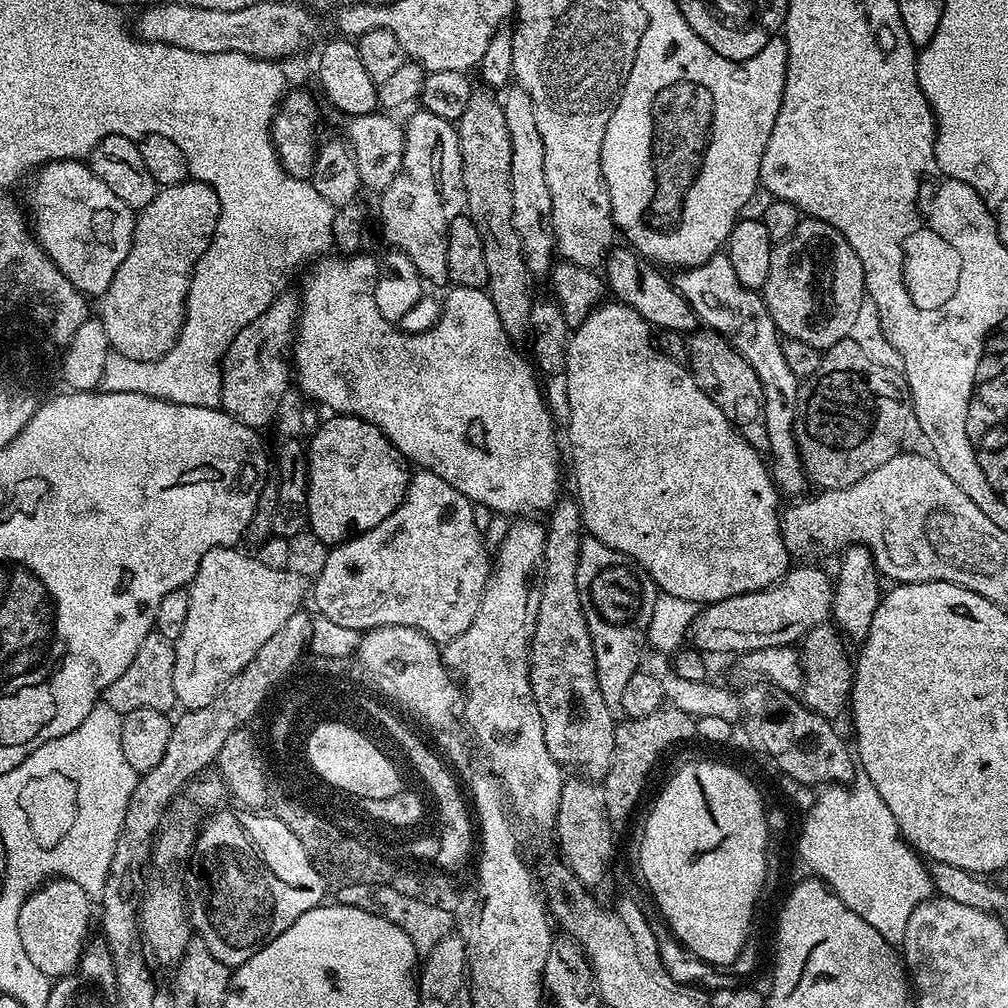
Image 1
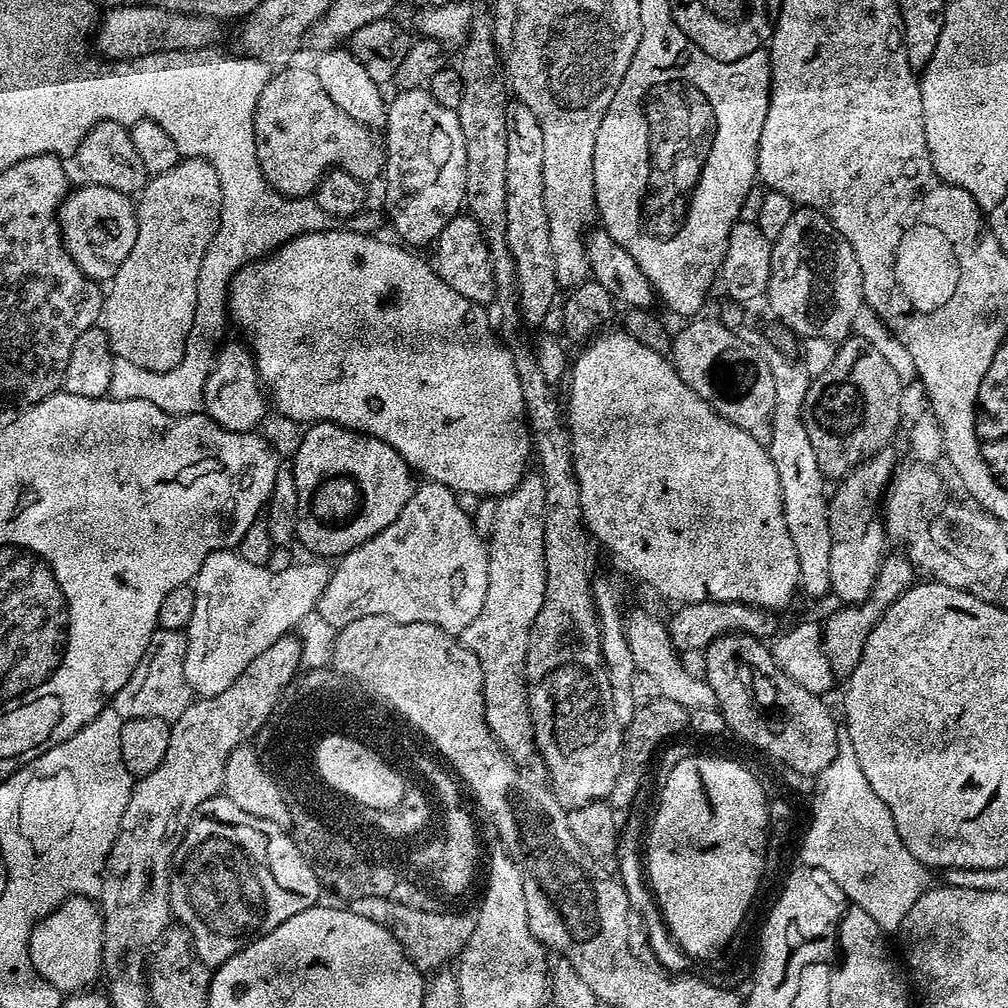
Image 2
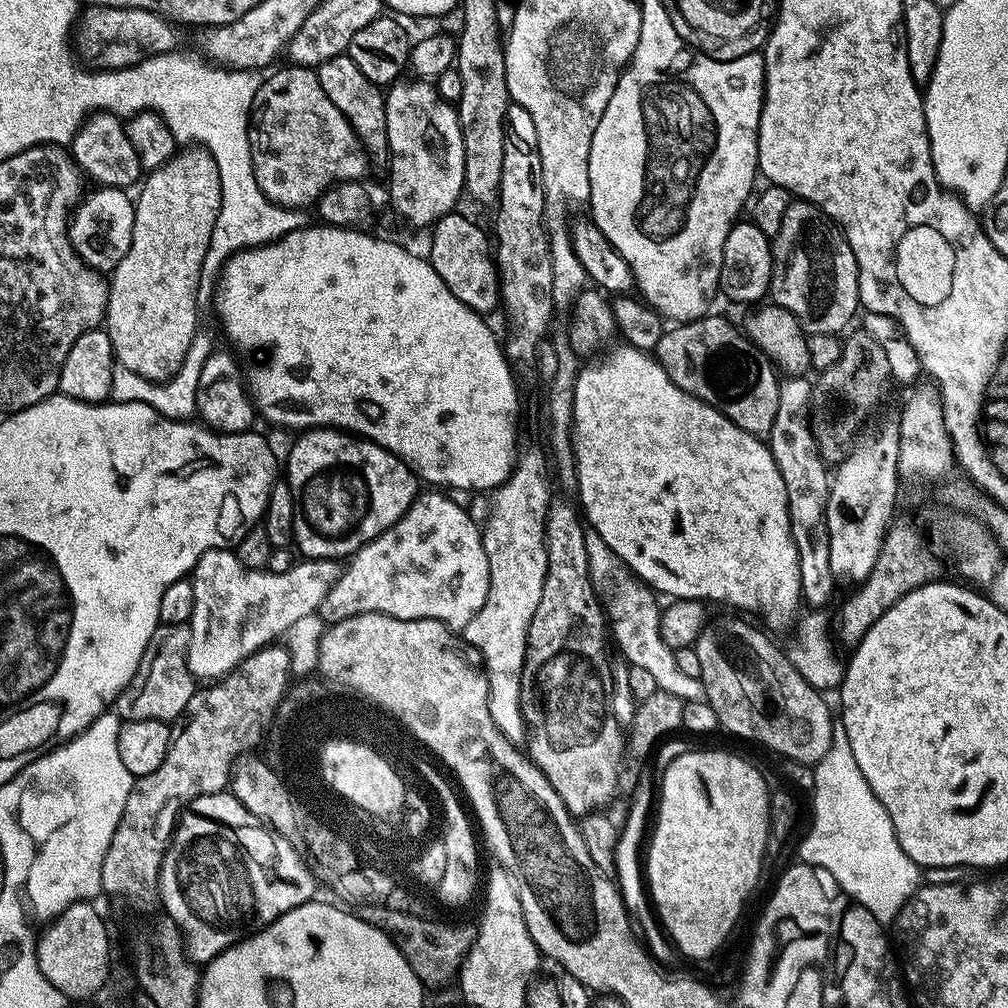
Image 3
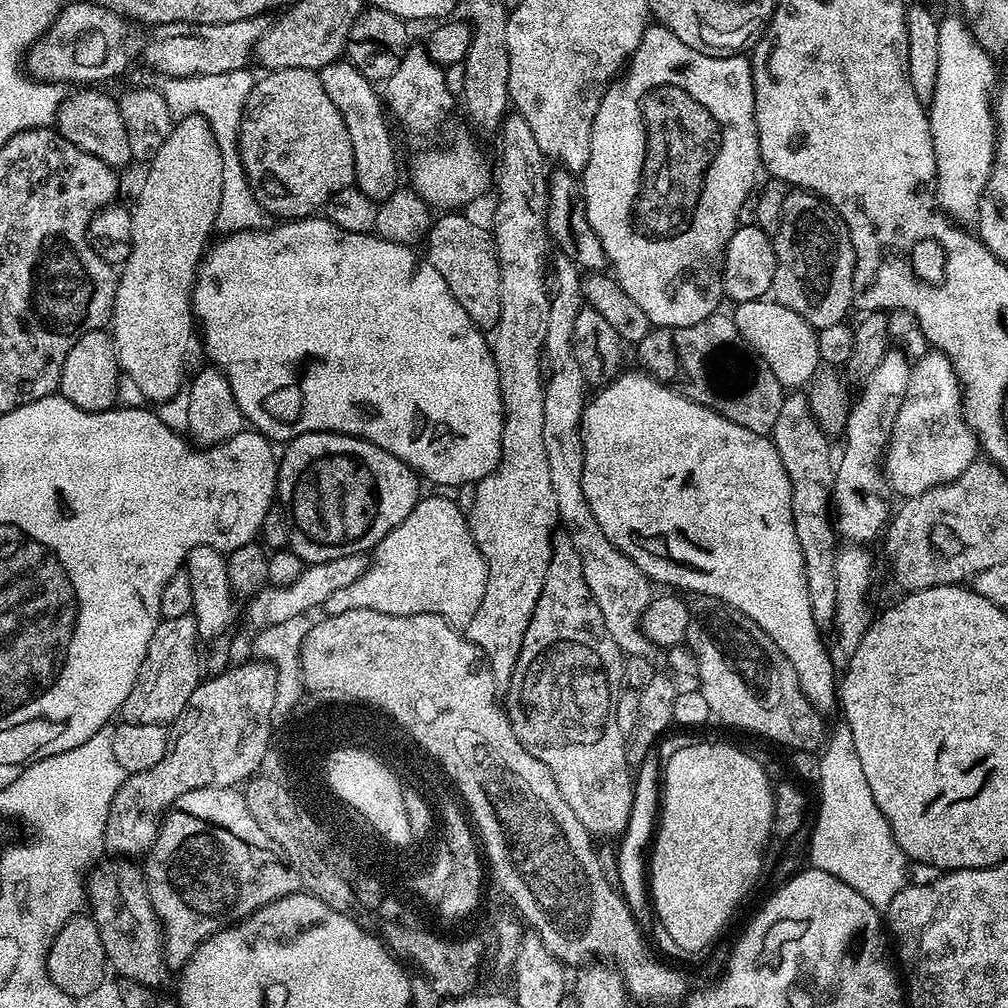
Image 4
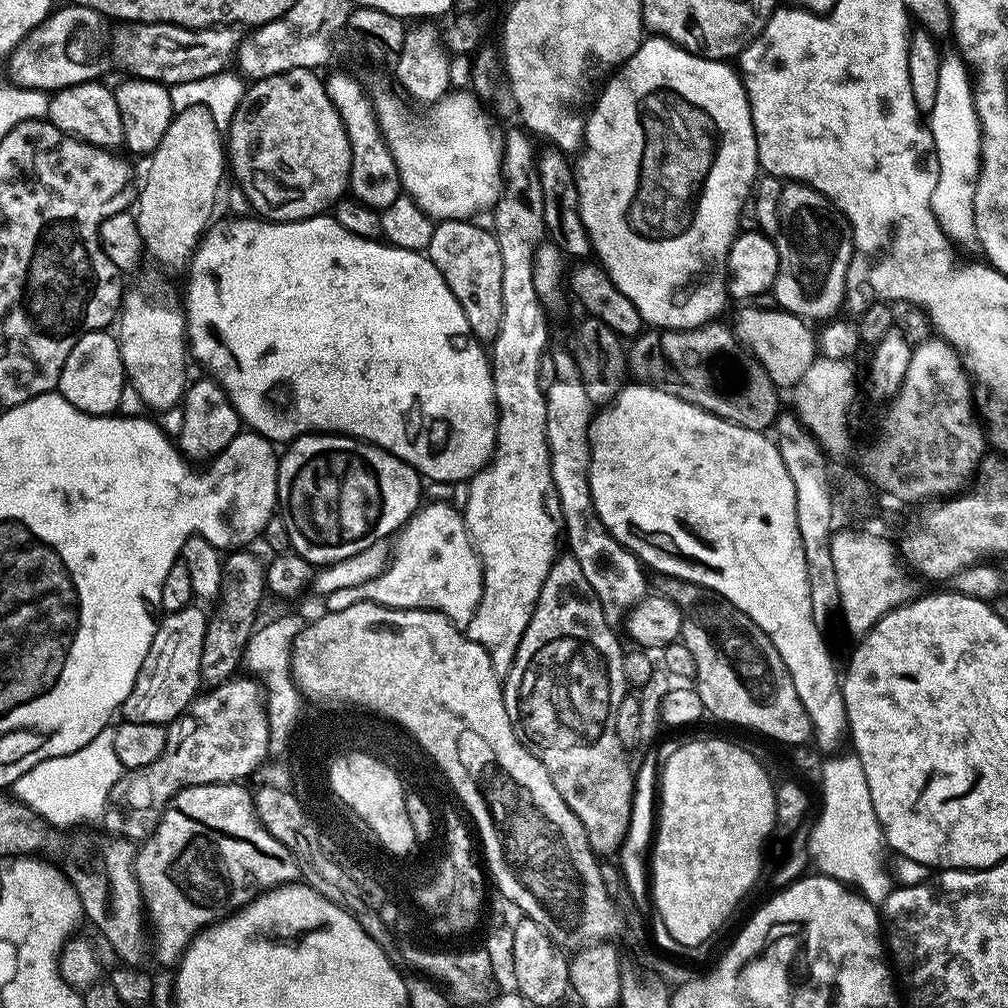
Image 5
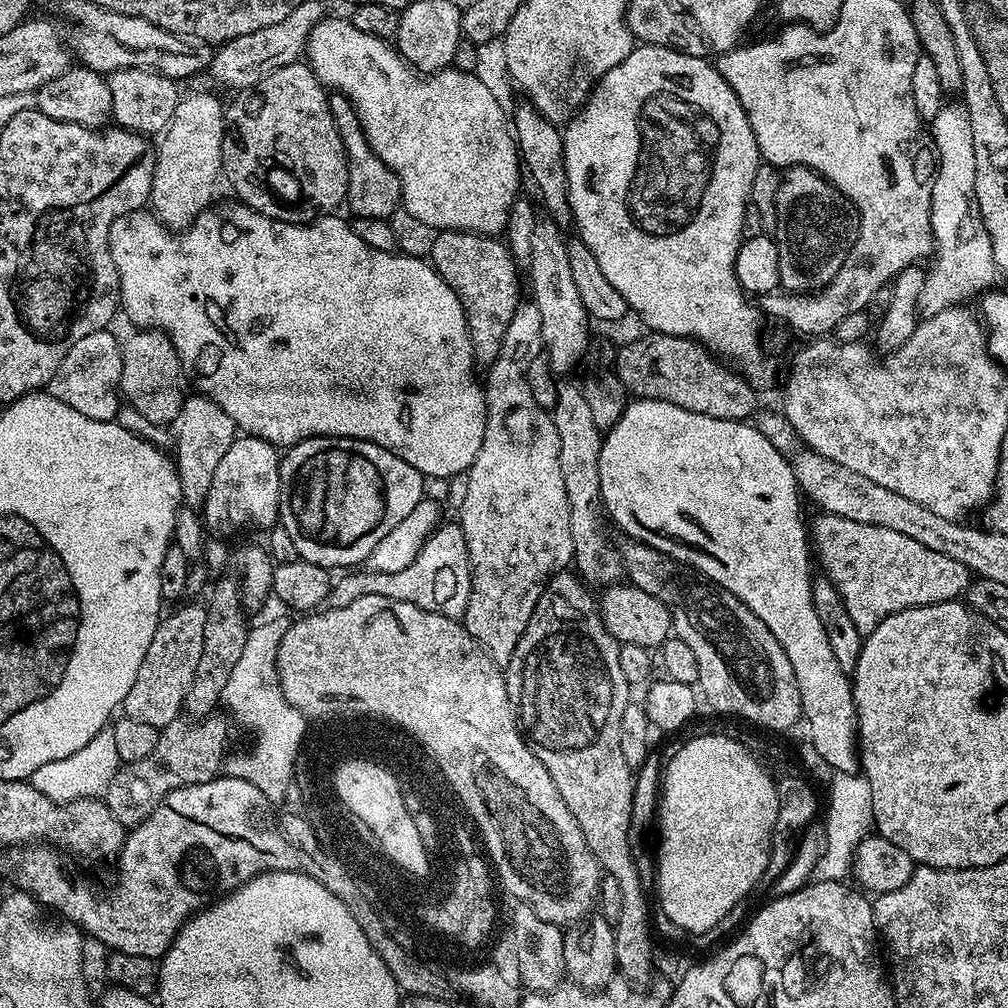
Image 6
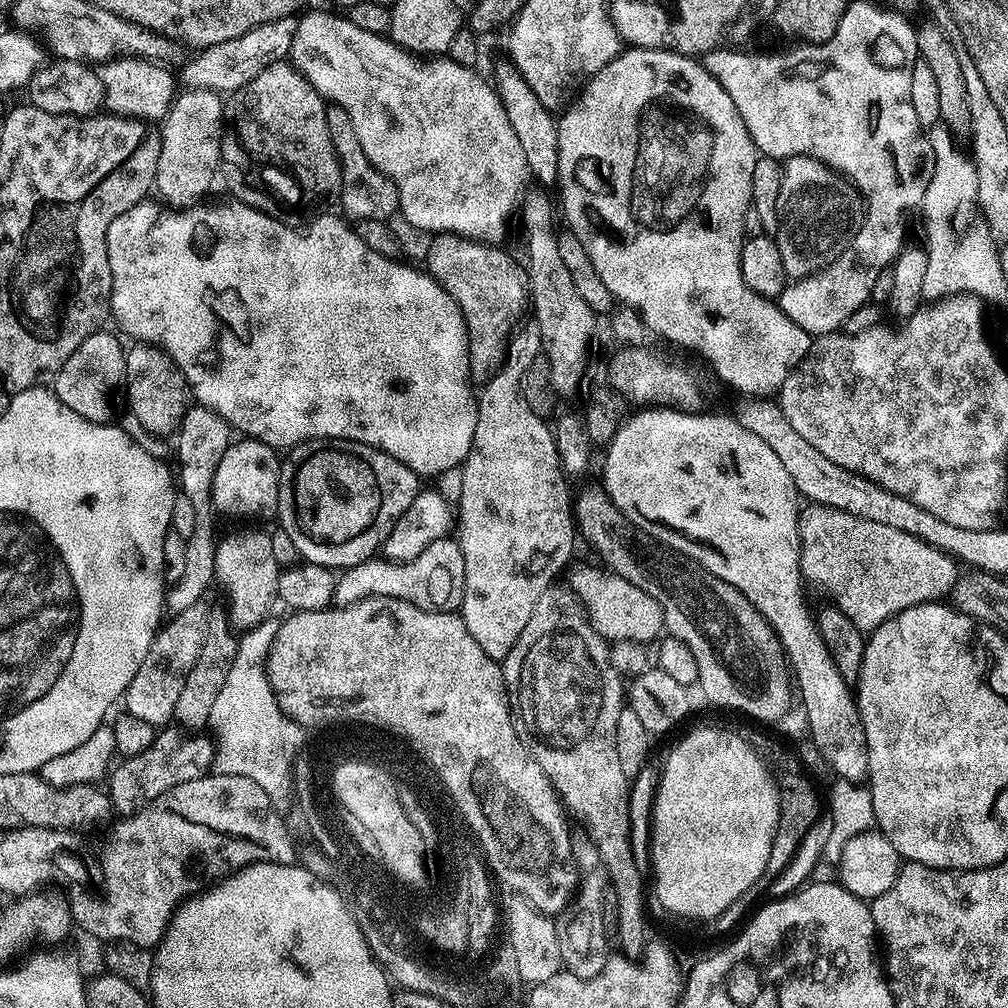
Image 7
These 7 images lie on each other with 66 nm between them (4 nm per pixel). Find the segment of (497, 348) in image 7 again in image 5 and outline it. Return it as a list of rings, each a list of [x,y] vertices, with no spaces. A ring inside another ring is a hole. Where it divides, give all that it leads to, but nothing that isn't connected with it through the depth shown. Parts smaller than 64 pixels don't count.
[[[471,219],[460,220],[460,298],[458,302],[477,340],[491,342],[500,333],[504,314],[502,250],[498,250],[495,231],[485,228],[479,228]]]

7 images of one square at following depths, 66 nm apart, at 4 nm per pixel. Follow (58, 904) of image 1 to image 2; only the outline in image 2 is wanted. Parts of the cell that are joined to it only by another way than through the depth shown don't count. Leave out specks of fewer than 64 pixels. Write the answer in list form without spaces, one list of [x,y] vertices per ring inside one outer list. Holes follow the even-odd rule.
[[[69,896],[56,909],[33,925],[30,942],[31,964],[39,976],[62,994],[89,989],[103,971],[104,920],[97,901],[87,896]]]

